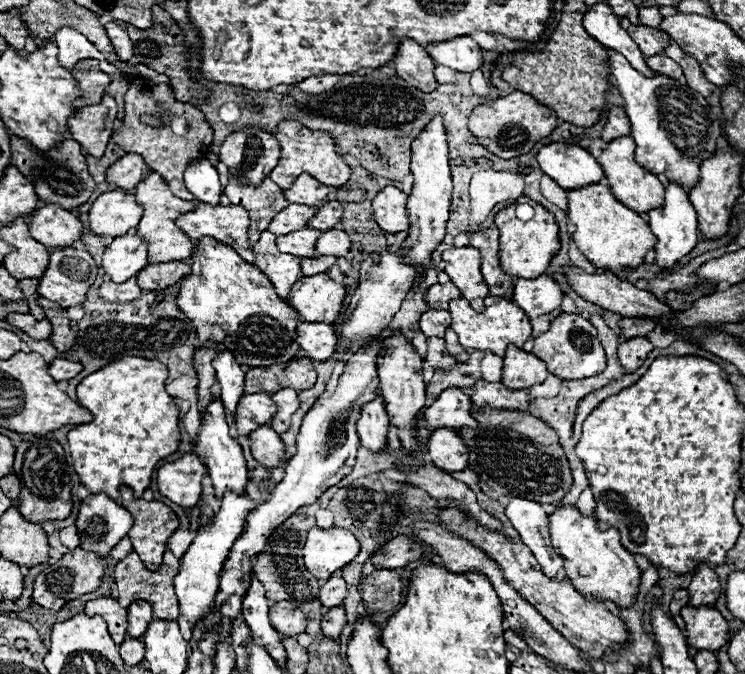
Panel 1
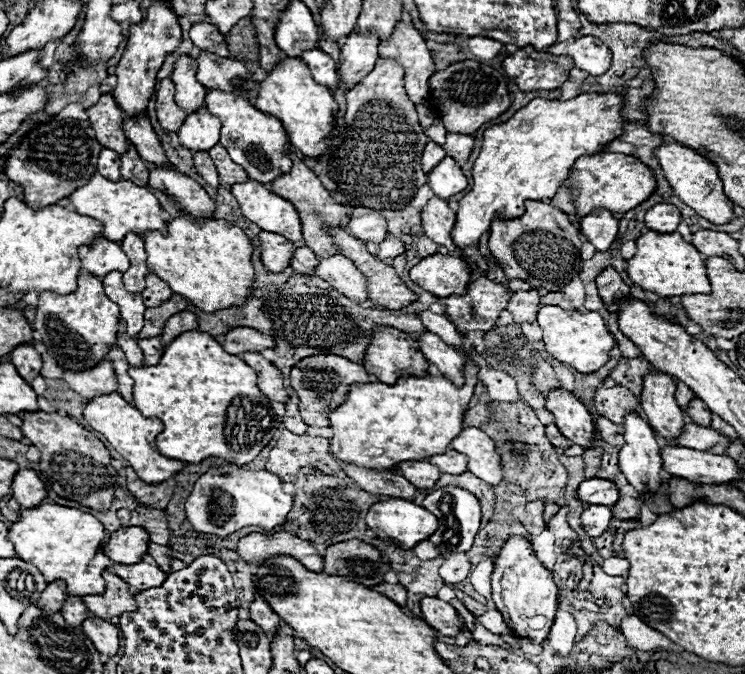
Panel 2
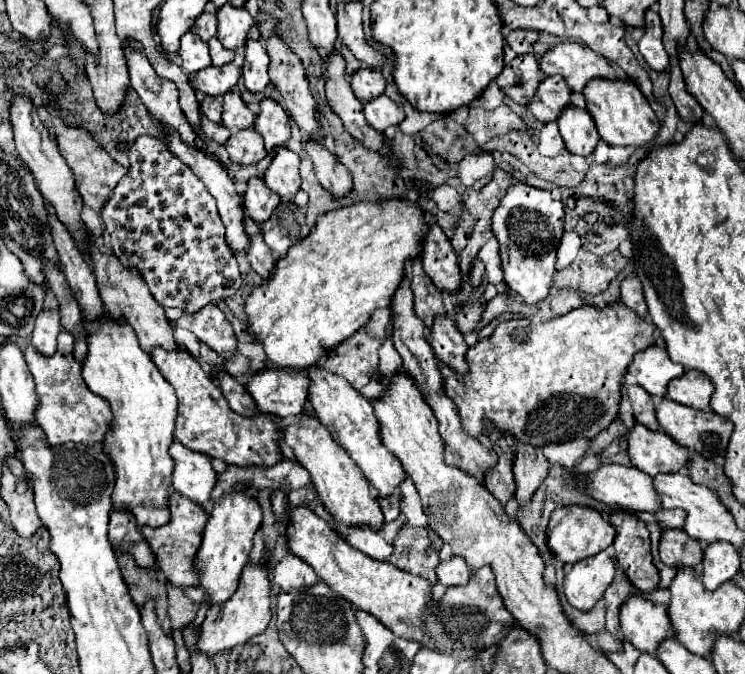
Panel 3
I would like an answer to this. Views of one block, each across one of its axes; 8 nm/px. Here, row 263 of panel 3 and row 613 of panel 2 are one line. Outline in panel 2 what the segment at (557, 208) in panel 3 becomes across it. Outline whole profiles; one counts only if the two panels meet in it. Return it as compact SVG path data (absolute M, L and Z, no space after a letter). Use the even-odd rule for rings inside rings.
M510 536L496 556L492 572L492 600L516 636L530 638L536 644L542 644L548 638L558 610L558 588L552 580L552 572L540 564L532 544L524 536Z

